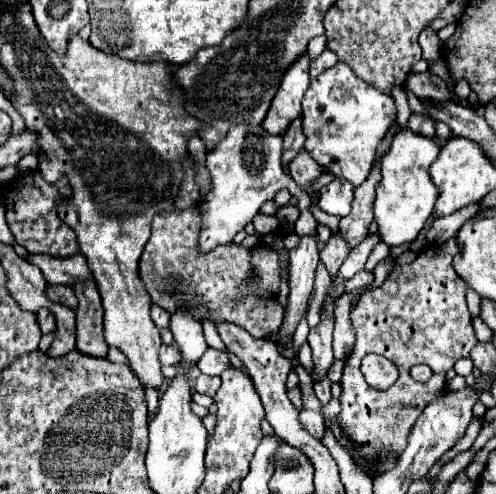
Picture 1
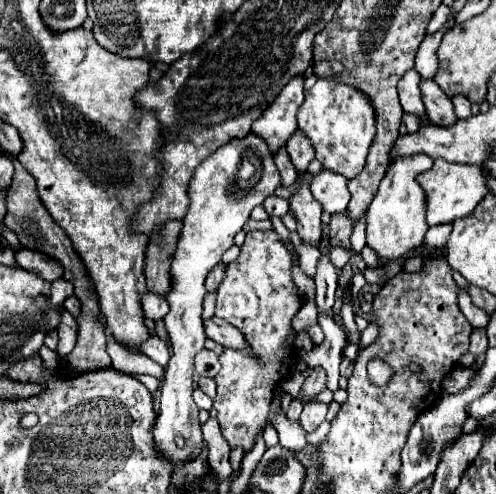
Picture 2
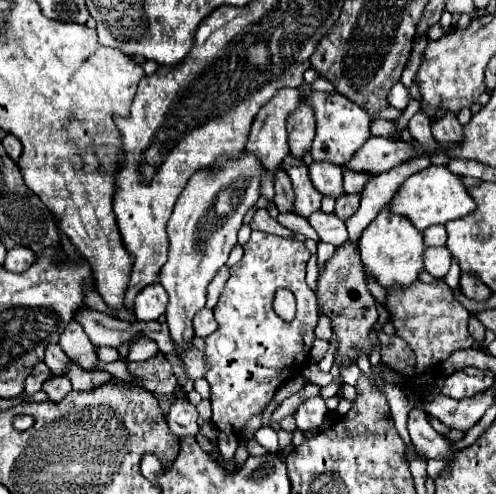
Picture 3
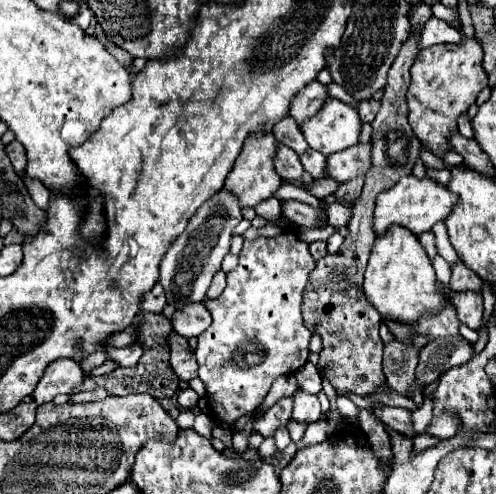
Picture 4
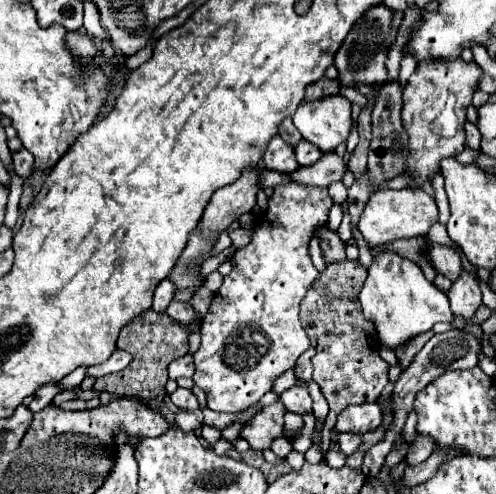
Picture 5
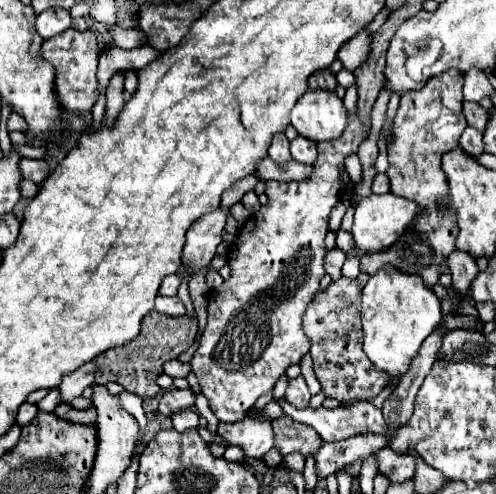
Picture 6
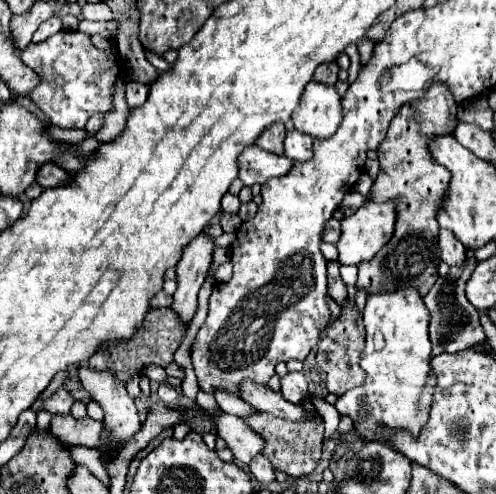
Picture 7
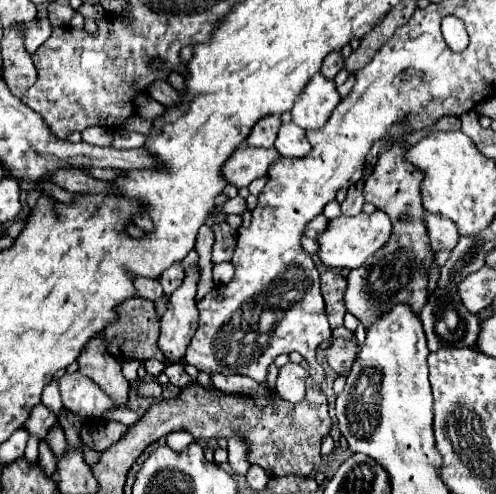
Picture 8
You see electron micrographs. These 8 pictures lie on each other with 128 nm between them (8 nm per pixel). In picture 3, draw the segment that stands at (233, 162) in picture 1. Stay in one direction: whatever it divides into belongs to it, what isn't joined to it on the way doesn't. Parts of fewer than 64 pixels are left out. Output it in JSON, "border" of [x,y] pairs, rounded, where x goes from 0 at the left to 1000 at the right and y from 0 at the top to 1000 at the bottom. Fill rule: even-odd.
{"border":[[[488,308],[476,324],[444,320],[440,332],[444,336],[431,340],[431,356],[419,344],[403,344],[383,360],[339,449],[339,526],[323,547],[319,567],[339,591],[339,660],[363,704],[387,696],[387,644],[415,615],[415,579],[456,534],[460,514],[476,498],[476,474],[488,457],[492,433],[524,401],[520,381],[532,340],[516,316]],[[355,806],[339,834],[339,862],[355,883],[395,883],[403,874],[399,858],[399,834],[395,822],[387,822],[371,806]]]}

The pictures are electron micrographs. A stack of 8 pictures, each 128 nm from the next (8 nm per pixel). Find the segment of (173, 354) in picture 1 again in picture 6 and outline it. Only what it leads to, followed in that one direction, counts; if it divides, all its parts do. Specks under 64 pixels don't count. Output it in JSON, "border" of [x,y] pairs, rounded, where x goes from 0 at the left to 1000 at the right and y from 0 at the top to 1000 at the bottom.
{"border":[[[190,733],[165,737],[161,745],[153,745],[153,753],[129,761],[129,769],[117,781],[121,814],[141,818],[149,806],[165,802],[169,785],[181,781],[181,777],[190,777]]]}

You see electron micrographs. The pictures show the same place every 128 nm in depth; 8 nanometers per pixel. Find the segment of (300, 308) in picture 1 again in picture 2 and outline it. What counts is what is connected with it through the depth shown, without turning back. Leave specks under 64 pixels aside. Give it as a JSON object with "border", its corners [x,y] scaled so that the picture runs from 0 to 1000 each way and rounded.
{"border":[[[605,368],[597,389],[585,397],[585,425],[601,449],[601,474],[609,478],[609,486],[629,498],[641,498],[645,462],[649,462],[649,449],[645,449],[649,421],[629,397],[617,368]]]}

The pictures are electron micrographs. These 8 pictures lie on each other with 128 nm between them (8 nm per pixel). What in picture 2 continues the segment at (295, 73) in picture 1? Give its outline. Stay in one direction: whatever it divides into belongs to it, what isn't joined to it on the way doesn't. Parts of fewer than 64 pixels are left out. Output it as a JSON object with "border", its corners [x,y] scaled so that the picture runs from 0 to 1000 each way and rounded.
{"border":[[[597,154],[540,215],[540,227],[532,227],[532,235],[524,235],[516,251],[508,251],[508,267],[532,279],[548,312],[556,312],[569,296],[577,296],[581,279],[601,259],[597,227],[609,206],[613,206],[613,158]]]}

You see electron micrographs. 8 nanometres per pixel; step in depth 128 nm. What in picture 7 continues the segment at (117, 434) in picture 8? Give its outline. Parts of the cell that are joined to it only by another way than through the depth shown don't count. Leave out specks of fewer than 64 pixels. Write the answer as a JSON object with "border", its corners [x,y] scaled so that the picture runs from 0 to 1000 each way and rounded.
{"border":[[[141,838],[109,842],[101,854],[101,879],[117,887],[125,903],[165,899],[173,907],[206,907],[206,854],[185,846],[149,850]]]}

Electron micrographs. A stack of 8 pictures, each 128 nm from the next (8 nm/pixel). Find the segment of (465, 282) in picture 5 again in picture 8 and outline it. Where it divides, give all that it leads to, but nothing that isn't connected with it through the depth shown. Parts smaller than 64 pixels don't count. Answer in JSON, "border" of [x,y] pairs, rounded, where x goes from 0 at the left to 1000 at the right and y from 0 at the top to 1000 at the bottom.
{"border":[[[855,429],[855,457],[871,494],[871,506],[911,506],[927,482],[919,453],[911,453],[911,445],[895,441],[895,437],[879,437],[867,429]]]}

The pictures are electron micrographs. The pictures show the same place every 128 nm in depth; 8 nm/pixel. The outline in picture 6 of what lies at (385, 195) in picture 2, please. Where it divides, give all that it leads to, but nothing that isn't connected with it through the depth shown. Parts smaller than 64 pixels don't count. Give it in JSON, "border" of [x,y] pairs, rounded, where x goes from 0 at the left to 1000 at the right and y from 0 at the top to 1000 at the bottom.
{"border":[[[790,538],[770,543],[734,579],[730,607],[730,668],[734,713],[758,749],[778,753],[786,769],[810,765],[823,753],[831,725],[843,717],[851,692],[871,676],[891,644],[883,599],[863,587],[847,559],[810,555]]]}

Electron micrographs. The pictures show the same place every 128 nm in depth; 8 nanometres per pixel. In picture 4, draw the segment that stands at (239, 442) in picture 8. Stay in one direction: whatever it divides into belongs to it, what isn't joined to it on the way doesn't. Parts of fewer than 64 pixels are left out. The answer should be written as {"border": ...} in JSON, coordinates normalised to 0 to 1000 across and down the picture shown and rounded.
{"border":[[[569,806],[552,822],[544,822],[532,838],[524,838],[520,854],[512,858],[508,874],[520,874],[524,883],[540,887],[556,874],[556,866],[577,862],[589,834],[589,806]]]}

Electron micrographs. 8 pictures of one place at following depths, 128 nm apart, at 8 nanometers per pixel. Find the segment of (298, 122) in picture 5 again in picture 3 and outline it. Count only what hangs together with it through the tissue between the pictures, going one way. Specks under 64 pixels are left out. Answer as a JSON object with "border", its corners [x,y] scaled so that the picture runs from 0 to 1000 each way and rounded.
{"border":[[[629,186],[621,211],[633,219],[637,231],[637,275],[625,300],[633,324],[665,324],[681,336],[694,336],[710,312],[746,279],[746,235],[722,211],[706,206],[690,190],[657,190],[657,186]]]}

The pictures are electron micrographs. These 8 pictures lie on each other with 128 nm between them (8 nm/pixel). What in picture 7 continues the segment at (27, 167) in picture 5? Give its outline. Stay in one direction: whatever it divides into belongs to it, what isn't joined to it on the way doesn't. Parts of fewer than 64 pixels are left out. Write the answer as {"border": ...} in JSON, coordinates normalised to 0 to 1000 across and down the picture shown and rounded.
{"border":[[[89,332],[77,344],[73,368],[81,377],[89,377],[89,381],[97,381],[97,377],[129,377],[129,372],[141,372],[145,368],[145,356],[141,356],[141,348],[133,348],[117,332]]]}

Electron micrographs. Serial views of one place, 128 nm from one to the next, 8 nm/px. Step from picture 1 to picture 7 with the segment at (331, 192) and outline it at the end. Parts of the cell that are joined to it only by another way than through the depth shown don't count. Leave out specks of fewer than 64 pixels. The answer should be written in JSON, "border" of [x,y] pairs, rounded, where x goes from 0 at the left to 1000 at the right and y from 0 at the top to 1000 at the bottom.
{"border":[[[577,267],[573,279],[573,316],[593,328],[617,328],[629,320],[629,279],[613,275],[609,267]]]}

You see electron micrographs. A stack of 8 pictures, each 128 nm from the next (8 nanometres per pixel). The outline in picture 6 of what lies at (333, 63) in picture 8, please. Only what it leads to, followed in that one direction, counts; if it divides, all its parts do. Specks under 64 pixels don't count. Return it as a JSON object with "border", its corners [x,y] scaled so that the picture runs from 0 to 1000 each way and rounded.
{"border":[[[653,138],[653,142],[645,142],[645,146],[633,146],[629,154],[625,154],[625,162],[621,162],[621,174],[625,174],[625,182],[673,182],[677,178],[677,154],[661,142],[661,138]]]}

